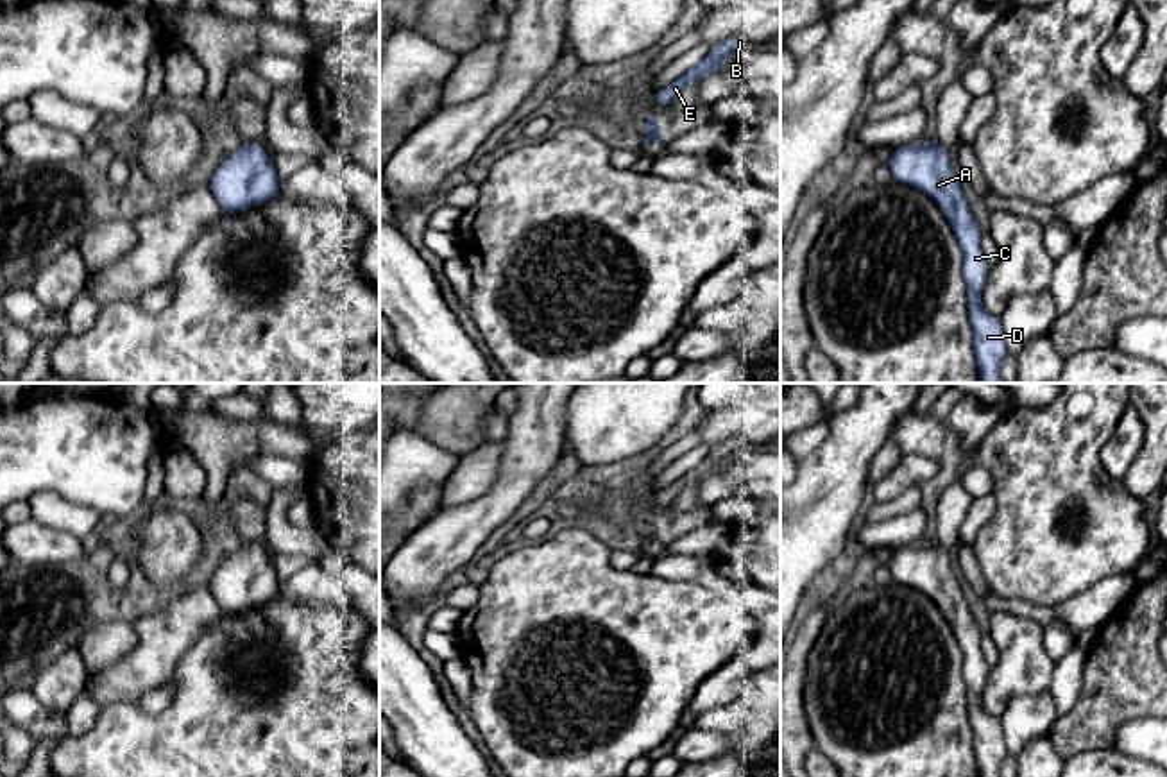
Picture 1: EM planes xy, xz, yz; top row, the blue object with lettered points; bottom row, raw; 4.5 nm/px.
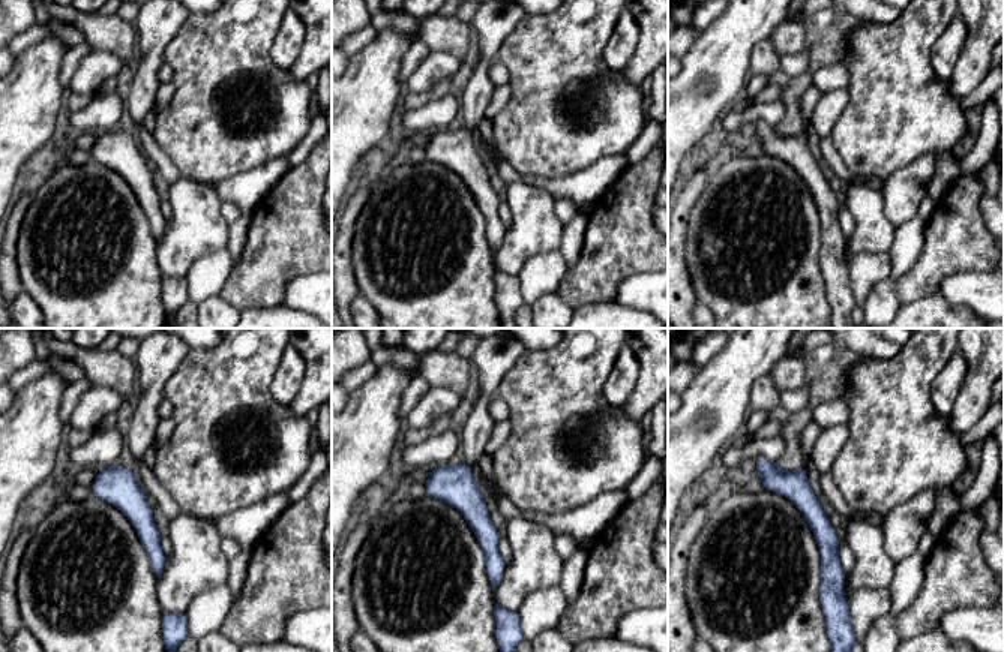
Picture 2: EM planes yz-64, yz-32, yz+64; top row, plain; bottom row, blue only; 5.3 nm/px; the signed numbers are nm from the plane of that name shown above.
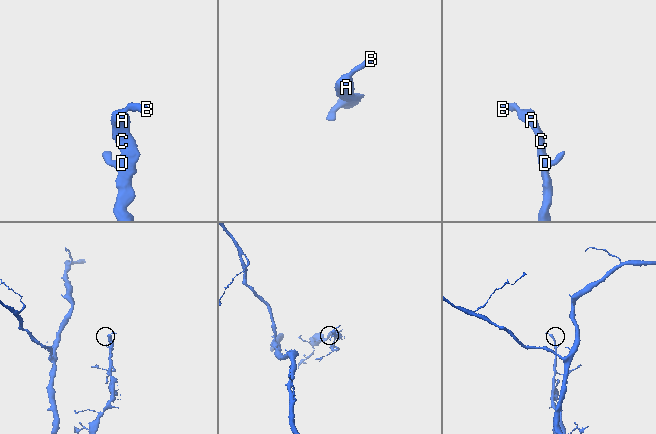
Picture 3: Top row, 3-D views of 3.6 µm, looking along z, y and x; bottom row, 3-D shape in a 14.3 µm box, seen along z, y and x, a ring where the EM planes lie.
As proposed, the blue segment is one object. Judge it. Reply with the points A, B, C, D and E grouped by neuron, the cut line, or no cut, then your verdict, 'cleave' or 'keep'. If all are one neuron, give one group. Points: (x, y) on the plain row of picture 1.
A B C D E | no cut | keep

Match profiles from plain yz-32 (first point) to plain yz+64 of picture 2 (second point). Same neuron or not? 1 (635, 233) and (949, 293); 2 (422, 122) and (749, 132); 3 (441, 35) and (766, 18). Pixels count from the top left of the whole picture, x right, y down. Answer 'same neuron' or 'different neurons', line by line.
1: different neurons
2: different neurons
3: different neurons

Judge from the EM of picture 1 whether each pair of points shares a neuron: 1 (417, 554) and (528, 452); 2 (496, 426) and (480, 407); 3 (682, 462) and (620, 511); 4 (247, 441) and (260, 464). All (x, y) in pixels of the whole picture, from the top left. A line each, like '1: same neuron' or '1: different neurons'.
1: same neuron
2: same neuron
3: different neurons
4: different neurons

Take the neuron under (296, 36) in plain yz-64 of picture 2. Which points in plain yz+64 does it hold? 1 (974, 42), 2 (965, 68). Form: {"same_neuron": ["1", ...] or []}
{"same_neuron": []}

